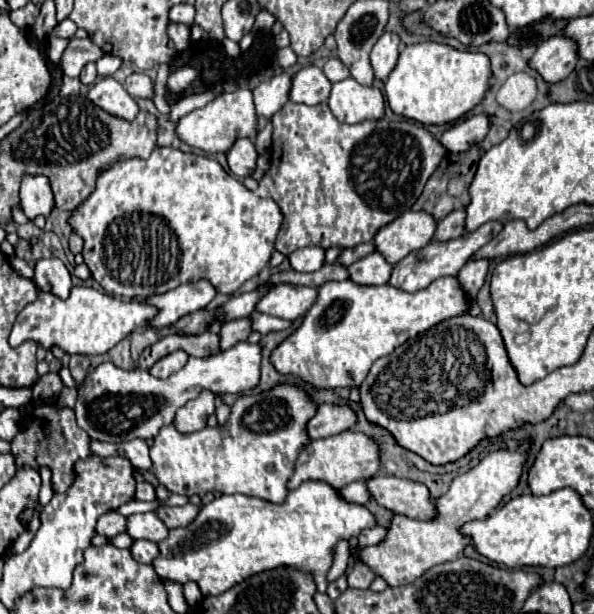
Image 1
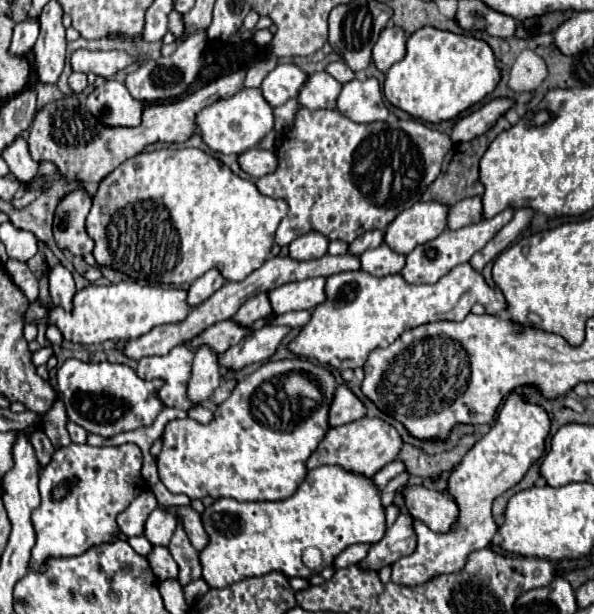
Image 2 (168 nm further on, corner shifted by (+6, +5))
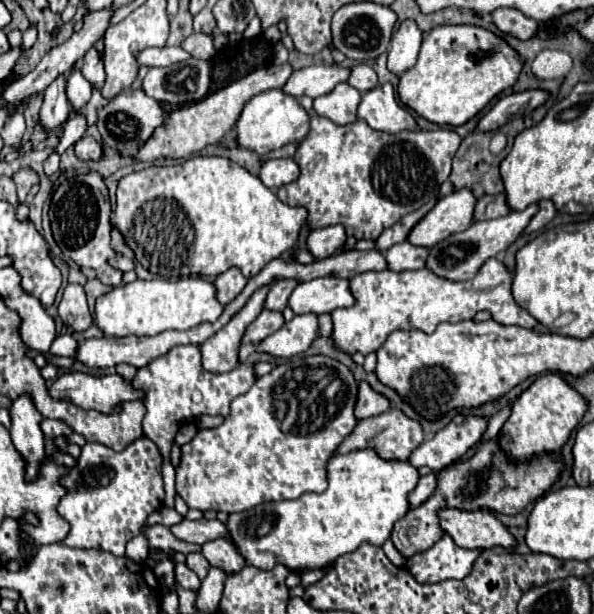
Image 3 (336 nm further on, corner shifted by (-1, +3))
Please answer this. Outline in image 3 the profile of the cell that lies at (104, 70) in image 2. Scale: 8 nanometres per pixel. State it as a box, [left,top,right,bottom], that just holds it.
[137,47,191,67]

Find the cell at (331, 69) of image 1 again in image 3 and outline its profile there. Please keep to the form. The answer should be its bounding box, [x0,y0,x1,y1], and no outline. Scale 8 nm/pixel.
[347,63,377,93]

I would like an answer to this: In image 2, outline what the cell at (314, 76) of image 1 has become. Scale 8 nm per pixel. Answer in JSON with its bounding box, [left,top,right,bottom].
[298,71,342,109]

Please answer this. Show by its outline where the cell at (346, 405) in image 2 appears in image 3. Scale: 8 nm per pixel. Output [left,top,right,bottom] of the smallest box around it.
[357,381,389,419]

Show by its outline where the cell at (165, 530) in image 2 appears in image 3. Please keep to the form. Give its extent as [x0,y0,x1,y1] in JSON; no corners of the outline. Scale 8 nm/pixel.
[171,519,231,545]

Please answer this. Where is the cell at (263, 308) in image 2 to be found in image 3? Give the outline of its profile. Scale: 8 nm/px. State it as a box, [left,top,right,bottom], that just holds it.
[265,279,301,311]

